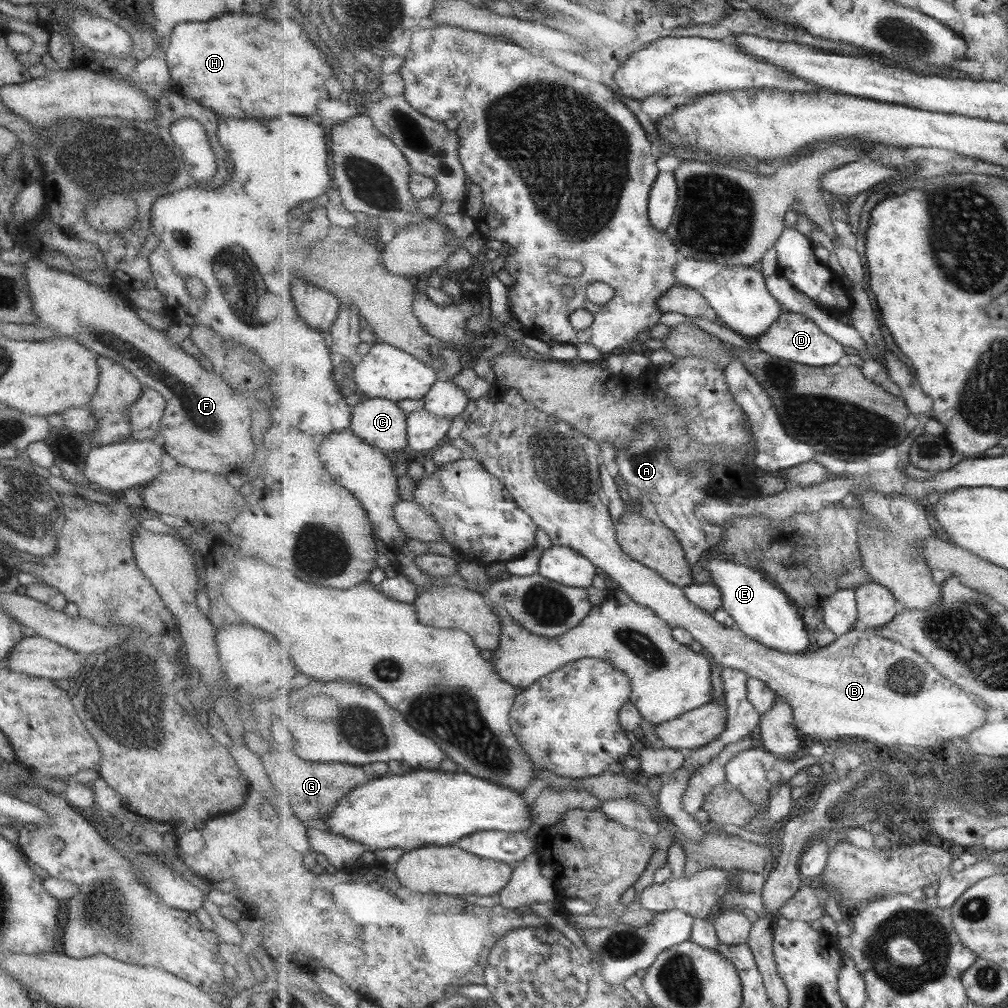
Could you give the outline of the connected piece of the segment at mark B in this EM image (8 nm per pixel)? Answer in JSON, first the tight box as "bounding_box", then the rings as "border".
{"bounding_box":[461,382,989,754],"border":[[[494,382],[489,395],[471,401],[462,416],[467,422],[467,430],[461,438],[474,448],[477,452],[476,459],[487,471],[504,482],[515,502],[545,531],[552,547],[571,547],[586,555],[601,574],[611,576],[618,588],[626,591],[635,602],[654,610],[672,629],[681,627],[688,630],[713,662],[725,669],[746,672],[749,677],[765,682],[777,696],[783,697],[794,708],[797,729],[811,736],[814,741],[871,740],[878,746],[898,744],[919,754],[927,754],[946,740],[968,737],[989,722],[988,710],[979,708],[967,691],[943,677],[931,662],[905,641],[893,642],[893,639],[883,638],[877,632],[859,632],[853,629],[826,647],[812,648],[803,653],[788,653],[757,642],[737,627],[726,627],[707,611],[695,606],[687,598],[685,589],[669,582],[651,567],[637,562],[620,546],[616,536],[617,521],[601,499],[601,447],[597,446],[597,442],[587,438],[587,434],[581,430],[576,430],[571,422],[564,422],[555,414],[547,414],[525,402],[519,389]]]}

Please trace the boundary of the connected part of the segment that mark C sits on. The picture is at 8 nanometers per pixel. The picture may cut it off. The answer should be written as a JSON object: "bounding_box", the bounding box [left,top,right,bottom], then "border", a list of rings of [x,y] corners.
{"bounding_box":[350,398,409,454],"border":[[[369,398],[355,405],[350,429],[385,454],[397,453],[409,442],[407,415],[387,398]]]}

